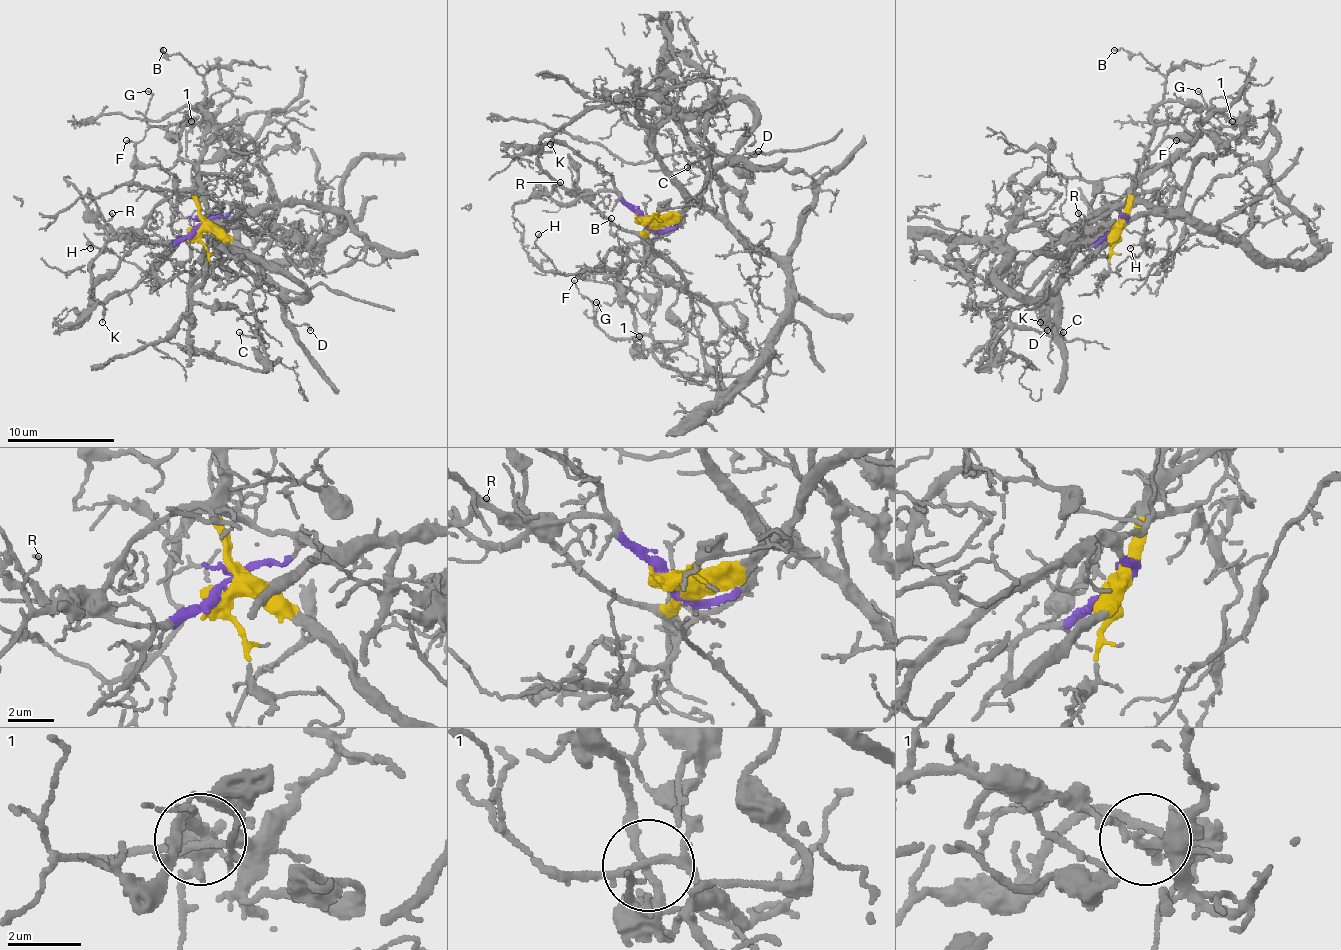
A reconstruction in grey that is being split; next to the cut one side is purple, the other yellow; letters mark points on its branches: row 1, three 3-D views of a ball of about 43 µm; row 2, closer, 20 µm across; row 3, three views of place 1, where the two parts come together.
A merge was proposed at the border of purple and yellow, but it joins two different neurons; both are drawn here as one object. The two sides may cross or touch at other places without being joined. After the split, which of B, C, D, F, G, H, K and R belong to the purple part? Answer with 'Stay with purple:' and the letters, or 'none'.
Stay with purple: C, F, G, H, K

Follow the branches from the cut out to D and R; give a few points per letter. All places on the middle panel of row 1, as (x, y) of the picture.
D: (646, 223), (668, 223), (724, 164), (729, 164), (743, 153), (759, 150)
R: (646, 223), (643, 231), (622, 231), (582, 196), (571, 196), (558, 185), (552, 185), (560, 183)

